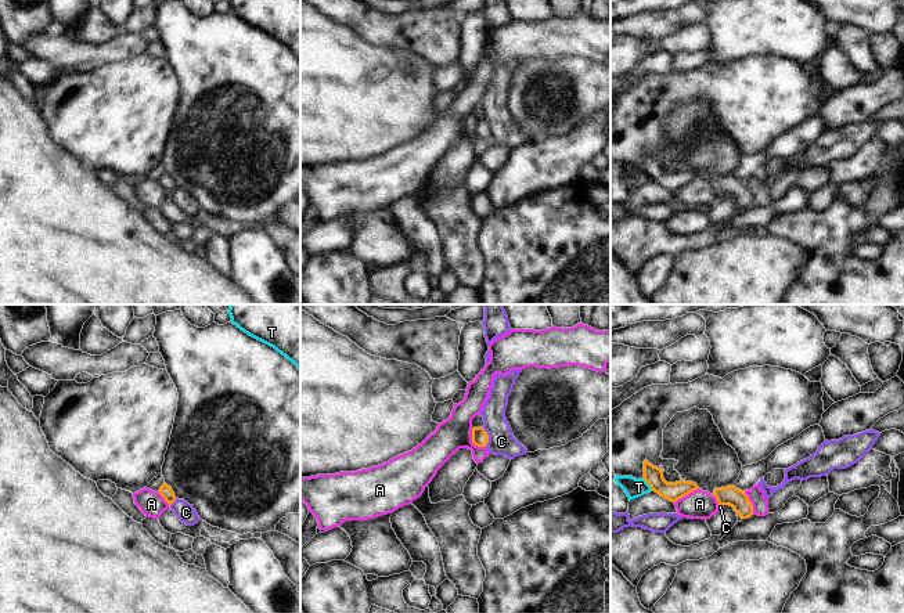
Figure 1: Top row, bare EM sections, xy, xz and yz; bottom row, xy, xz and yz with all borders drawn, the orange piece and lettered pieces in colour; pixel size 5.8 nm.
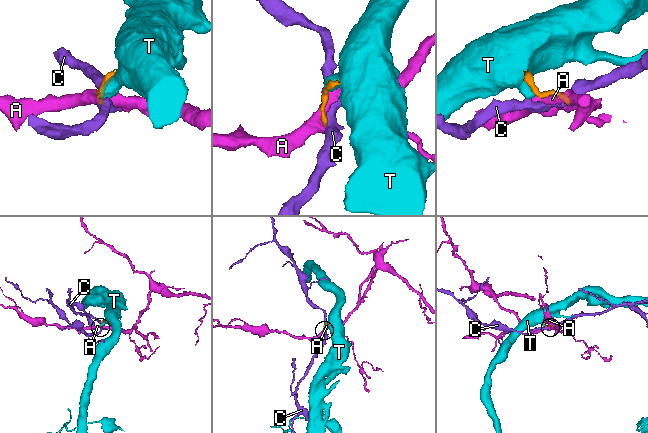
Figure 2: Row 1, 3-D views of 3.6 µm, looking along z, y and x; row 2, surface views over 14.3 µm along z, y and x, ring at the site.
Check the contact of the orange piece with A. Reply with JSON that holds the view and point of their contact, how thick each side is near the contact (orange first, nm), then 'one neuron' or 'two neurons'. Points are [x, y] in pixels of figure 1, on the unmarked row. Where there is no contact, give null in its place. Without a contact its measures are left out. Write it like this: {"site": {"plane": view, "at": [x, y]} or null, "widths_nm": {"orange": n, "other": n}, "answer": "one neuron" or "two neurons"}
{"site": {"plane": "xz", "at": [472, 132]}, "widths_nm": {"orange": 100, "other": 190}, "answer": "two neurons"}

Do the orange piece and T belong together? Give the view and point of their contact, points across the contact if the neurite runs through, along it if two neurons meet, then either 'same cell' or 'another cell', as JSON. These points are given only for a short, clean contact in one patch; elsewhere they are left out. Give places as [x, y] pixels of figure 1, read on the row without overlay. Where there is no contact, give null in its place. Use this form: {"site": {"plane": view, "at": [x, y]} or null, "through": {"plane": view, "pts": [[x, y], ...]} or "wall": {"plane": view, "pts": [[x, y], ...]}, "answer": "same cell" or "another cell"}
{"site": {"plane": "yz", "at": [648, 173]}, "wall": {"plane": "yz", "pts": [[643, 169], [652, 180]]}, "answer": "another cell"}

